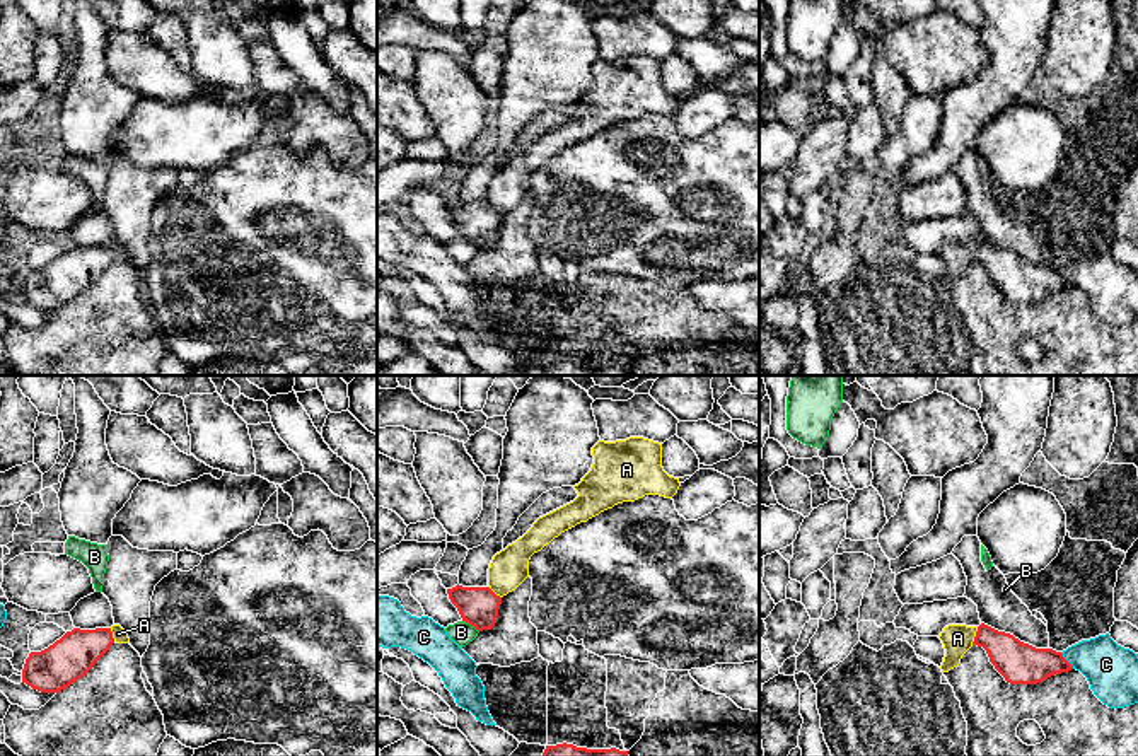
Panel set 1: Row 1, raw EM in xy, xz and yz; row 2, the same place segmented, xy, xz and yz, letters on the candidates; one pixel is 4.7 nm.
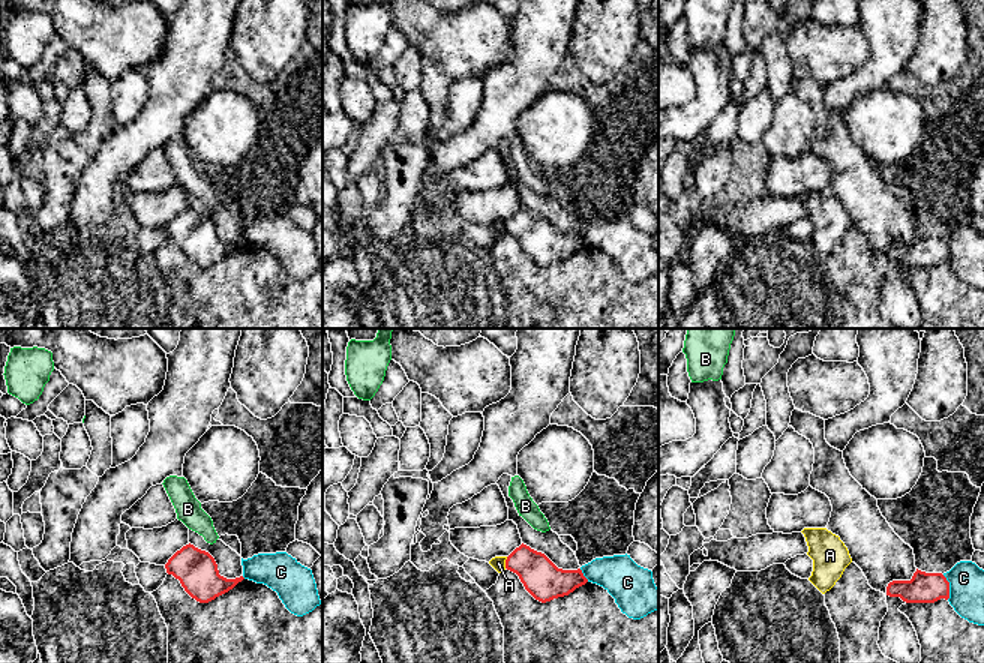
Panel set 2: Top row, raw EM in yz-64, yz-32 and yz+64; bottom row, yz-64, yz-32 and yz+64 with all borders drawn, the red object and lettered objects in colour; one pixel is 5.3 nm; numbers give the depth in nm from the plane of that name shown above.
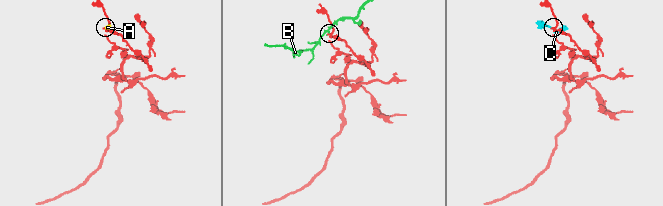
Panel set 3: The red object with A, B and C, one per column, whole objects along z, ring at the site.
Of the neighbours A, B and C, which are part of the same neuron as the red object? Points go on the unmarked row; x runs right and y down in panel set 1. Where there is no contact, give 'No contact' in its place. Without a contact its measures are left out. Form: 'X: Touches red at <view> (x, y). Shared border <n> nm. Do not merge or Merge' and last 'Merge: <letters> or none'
A: Touches red at yz (975, 255). Shared border 100 nm. Do not merge
B: Touches red at xz (471, 243). Shared border 100 nm. Do not merge
C: Touches red at yz (1067, 279). Shared border 100 nm. Do not merge
Merge: none

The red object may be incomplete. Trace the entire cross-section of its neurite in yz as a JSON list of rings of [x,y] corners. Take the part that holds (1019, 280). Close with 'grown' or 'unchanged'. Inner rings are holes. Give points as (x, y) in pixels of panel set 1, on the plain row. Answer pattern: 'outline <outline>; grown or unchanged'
outline [[[984,241],[978,244],[974,263],[986,268],[990,280],[1010,302],[1037,302],[1073,287],[1061,270],[1036,266]]]; unchanged

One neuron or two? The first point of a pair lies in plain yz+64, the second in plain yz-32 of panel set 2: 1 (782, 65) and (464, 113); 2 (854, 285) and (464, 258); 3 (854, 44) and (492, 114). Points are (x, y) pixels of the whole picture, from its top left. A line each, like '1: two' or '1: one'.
1: two
2: two
3: two

